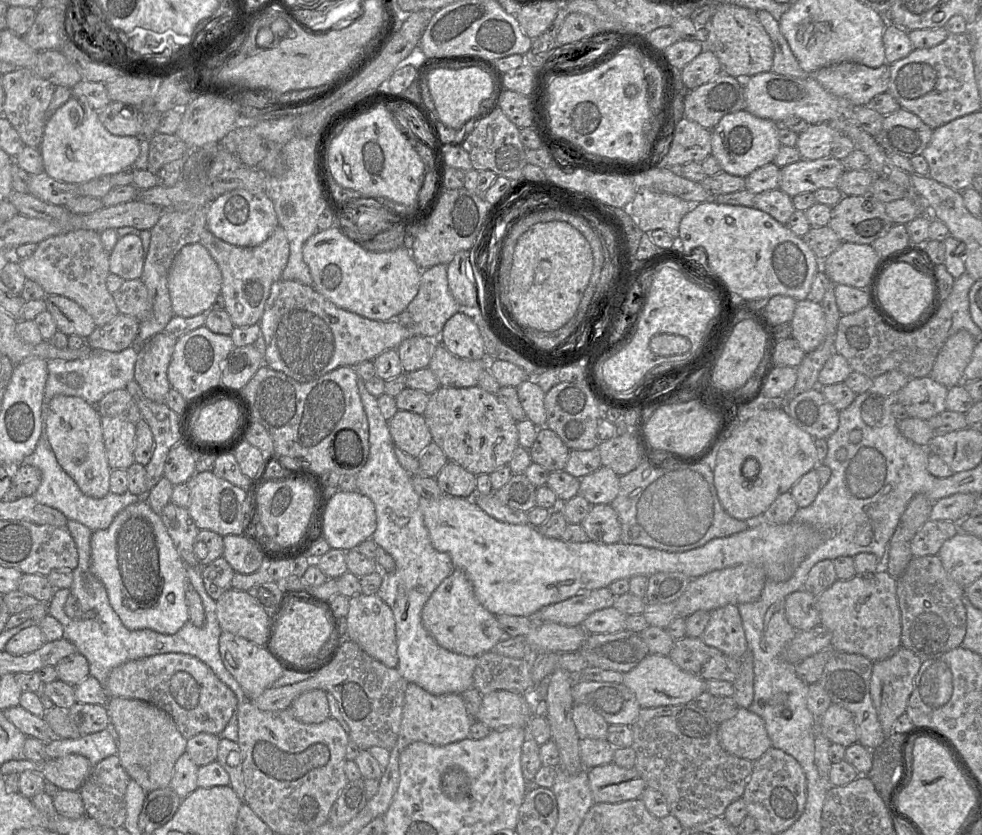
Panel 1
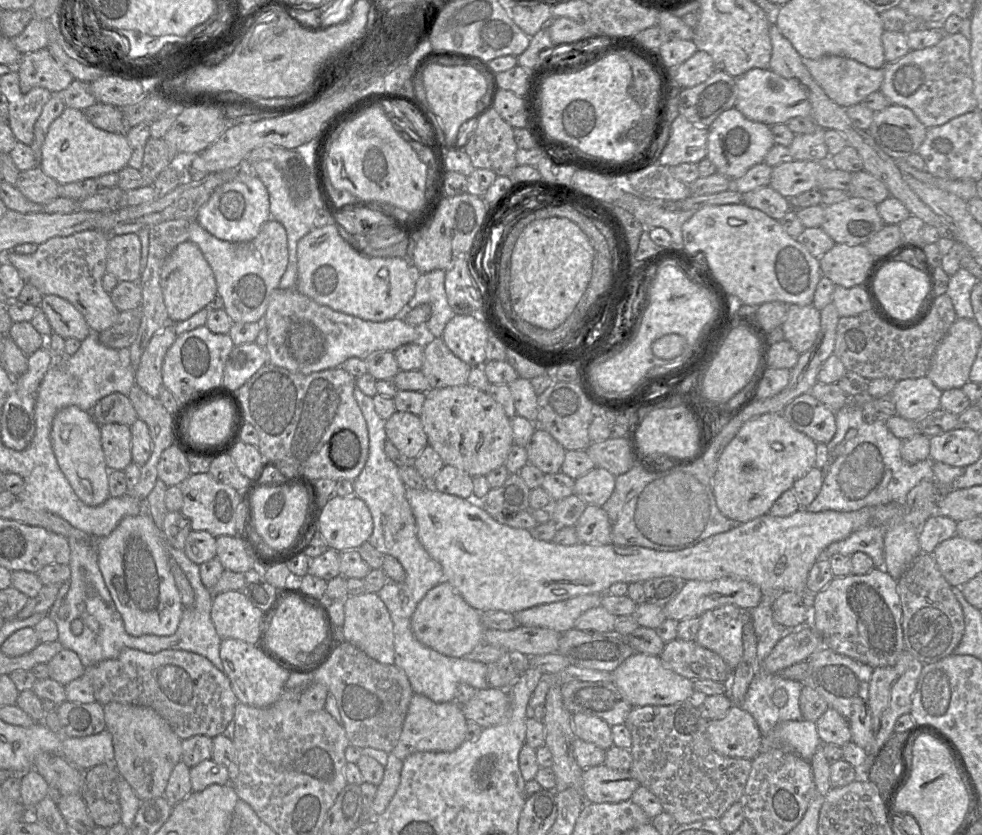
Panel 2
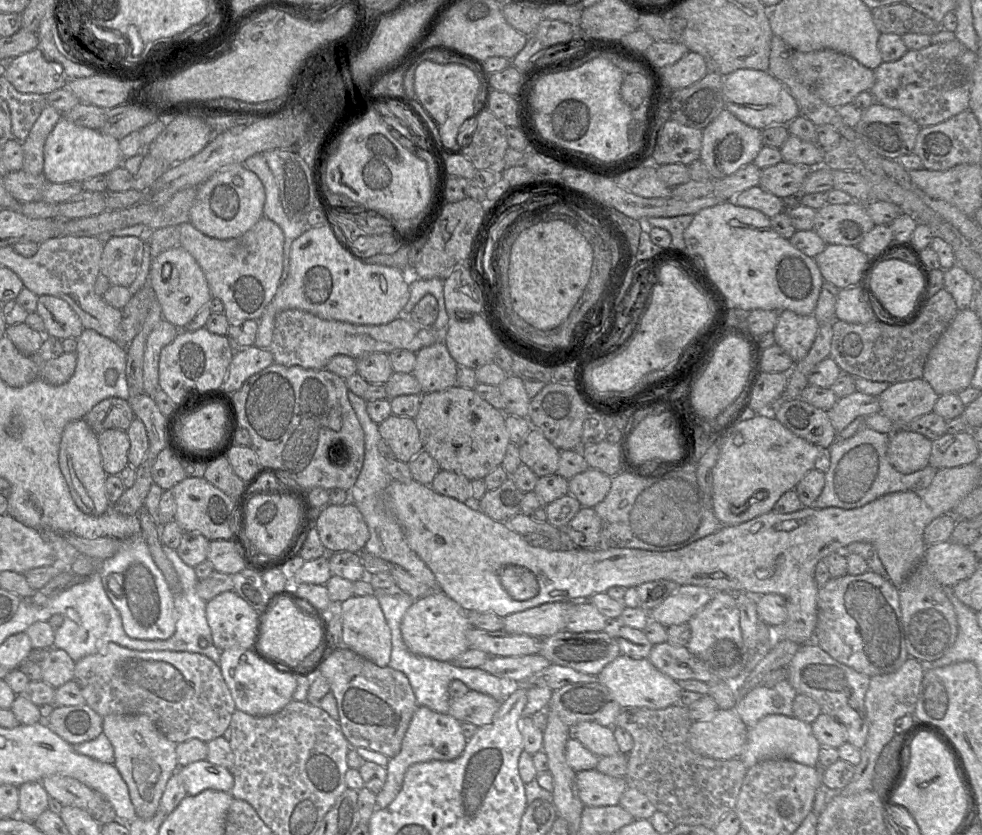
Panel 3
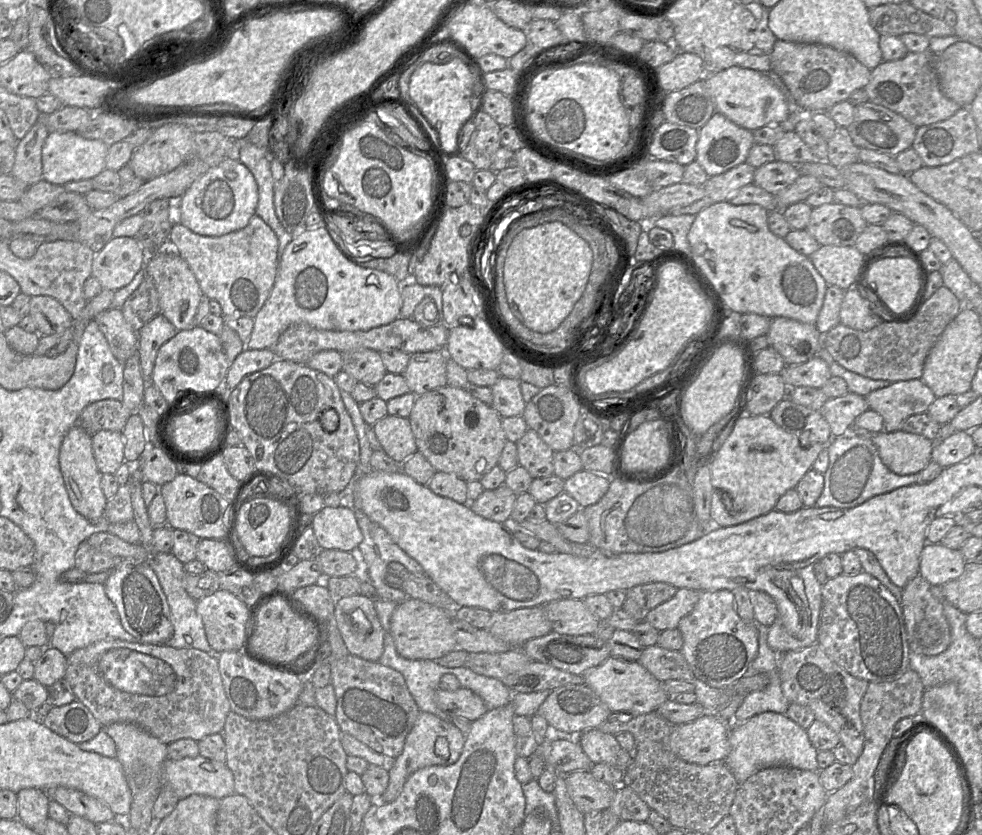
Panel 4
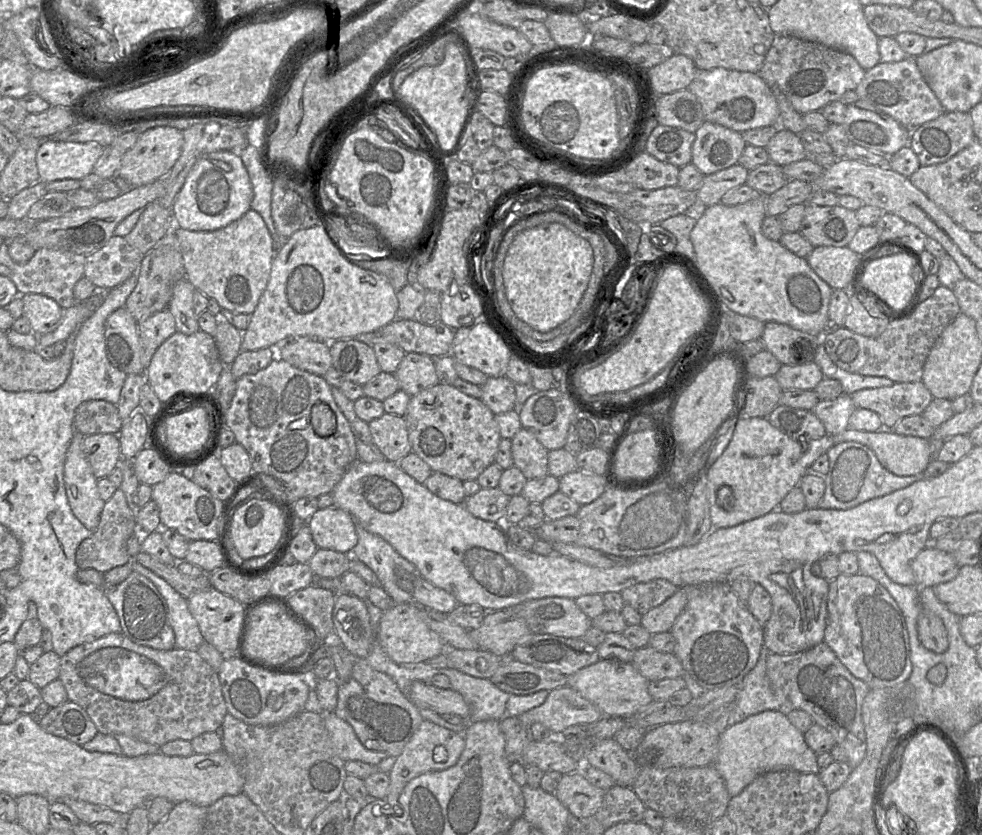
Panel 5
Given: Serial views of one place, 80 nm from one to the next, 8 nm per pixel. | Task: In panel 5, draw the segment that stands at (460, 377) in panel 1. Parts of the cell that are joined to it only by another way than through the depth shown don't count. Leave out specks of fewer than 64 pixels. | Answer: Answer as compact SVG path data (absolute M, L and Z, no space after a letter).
M415 352L405 354L394 375L400 389L410 396L439 383L434 358Z

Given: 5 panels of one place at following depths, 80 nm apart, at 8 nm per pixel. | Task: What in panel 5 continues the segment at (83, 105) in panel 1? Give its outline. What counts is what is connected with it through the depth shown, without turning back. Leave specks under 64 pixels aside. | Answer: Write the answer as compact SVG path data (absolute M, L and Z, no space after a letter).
M42 139L36 154L40 180L82 179L93 172L105 147L96 142L65 142Z

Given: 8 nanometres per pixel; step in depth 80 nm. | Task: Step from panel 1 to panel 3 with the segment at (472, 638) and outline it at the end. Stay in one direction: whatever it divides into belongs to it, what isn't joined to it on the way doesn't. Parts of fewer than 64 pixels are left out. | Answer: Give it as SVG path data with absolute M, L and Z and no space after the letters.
M437 589L417 599L407 609L401 622L401 633L407 649L413 654L439 661L453 661L470 648L467 640L467 629L470 626L467 611Z

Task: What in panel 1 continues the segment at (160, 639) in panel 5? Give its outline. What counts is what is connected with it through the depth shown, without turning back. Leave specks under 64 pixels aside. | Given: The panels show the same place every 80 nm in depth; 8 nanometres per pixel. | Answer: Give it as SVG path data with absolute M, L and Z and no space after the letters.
M144 497L121 510L108 528L92 532L91 564L93 573L106 588L112 608L127 629L151 629L171 635L189 621L187 565L174 546L162 517L151 509Z

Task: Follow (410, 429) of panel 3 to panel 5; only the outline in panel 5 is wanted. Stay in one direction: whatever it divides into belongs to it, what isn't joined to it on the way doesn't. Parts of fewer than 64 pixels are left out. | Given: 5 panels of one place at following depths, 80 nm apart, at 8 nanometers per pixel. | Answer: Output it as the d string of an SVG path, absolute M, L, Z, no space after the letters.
M384 413L368 423L374 443L385 458L398 463L412 452L404 416Z

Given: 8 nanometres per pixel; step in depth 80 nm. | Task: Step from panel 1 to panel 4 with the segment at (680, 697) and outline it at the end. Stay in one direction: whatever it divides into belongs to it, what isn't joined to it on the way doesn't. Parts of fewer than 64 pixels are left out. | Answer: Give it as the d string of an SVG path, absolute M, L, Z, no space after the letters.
M610 656L601 664L586 670L582 677L585 684L598 695L612 713L646 714L654 712L659 705L669 699L662 683L638 661L626 661Z

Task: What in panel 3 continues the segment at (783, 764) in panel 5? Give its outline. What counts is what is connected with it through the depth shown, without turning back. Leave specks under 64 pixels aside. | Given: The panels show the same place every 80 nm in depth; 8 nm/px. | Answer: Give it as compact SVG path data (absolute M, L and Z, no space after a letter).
M767 715L753 727L749 727L747 741L739 759L747 769L769 759L789 759L810 767L817 767L820 748L821 745L813 734L811 724L794 717Z

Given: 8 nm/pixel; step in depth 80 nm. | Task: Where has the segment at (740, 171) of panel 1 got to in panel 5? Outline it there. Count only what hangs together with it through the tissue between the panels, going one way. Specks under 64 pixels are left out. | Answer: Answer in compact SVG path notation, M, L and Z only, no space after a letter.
M704 121L695 132L692 163L709 175L738 163L746 145L741 132Z

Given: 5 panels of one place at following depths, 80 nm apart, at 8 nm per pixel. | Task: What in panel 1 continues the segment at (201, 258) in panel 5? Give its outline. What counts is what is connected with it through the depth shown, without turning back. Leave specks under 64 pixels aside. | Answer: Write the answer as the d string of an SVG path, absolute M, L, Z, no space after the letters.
M278 225L270 237L255 247L240 247L229 244L205 229L201 243L213 257L222 274L221 295L225 300L225 311L234 327L247 327L259 324L271 286L281 279L289 258L289 242L286 232Z

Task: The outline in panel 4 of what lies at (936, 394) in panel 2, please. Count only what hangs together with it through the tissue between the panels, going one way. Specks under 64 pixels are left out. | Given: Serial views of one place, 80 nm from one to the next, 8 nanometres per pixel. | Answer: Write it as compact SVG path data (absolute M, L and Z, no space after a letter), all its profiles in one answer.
M922 378L892 382L888 387L873 390L865 399L869 409L878 412L884 420L884 430L894 432L900 430L901 424L910 416L927 412L936 399L932 390Z

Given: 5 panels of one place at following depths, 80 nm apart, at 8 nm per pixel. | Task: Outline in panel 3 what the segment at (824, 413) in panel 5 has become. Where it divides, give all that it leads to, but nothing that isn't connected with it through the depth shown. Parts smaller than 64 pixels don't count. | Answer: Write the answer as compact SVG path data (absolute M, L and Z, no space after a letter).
M856 391L839 398L835 405L827 411L835 431L841 432L857 417L866 417L881 412L877 397Z

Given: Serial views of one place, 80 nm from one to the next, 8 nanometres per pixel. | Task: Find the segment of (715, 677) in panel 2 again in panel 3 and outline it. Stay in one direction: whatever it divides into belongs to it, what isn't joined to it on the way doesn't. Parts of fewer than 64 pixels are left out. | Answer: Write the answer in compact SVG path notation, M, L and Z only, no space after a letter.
M668 642L654 645L648 660L675 681L700 680L708 683L711 680L718 680L707 665L694 656L686 646L674 646Z

